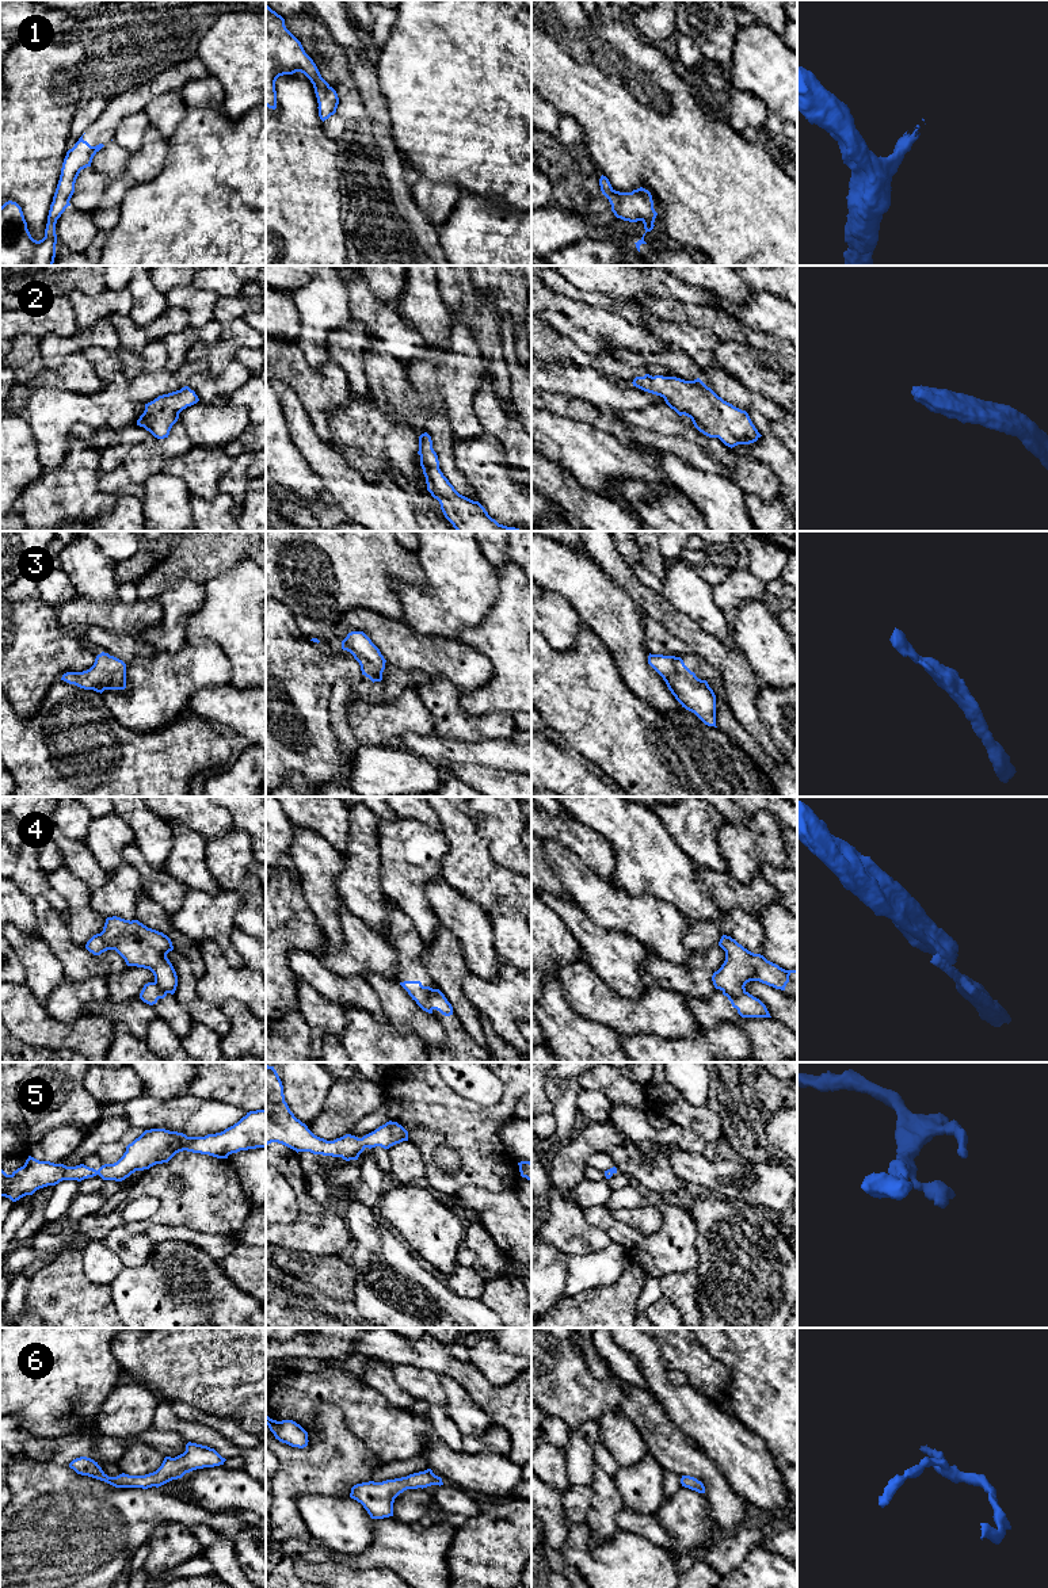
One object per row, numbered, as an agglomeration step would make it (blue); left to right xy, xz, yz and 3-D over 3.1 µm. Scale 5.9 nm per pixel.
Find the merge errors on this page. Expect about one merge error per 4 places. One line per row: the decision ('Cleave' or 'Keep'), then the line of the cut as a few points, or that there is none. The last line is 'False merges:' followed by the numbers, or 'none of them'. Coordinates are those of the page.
1: Keep. No split
2: Keep. No split
3: Keep. No split
4: Cleave. Split along yz (723, 991), (728, 993), (744, 992)
5: Keep. No split
6: Keep. No split
False merges: 4

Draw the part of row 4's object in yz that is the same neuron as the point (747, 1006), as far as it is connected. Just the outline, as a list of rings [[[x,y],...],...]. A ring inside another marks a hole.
[[[723,992],[723,995],[728,997],[732,1007],[738,1009],[738,1014],[742,1018],[771,1018],[766,1005],[748,992],[739,995],[728,995]]]

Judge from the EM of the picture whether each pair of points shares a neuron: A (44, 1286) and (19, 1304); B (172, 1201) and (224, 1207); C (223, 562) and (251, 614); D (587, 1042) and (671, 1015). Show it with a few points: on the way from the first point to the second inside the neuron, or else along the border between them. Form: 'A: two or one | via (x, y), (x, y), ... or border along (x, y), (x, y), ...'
A: two | border along (27, 1275), (27, 1300), (25, 1306)
B: one | via (185, 1201), (212, 1201)
C: two | border along (251, 560), (239, 560), (202, 586)
D: two | border along (589, 1018), (610, 1026), (620, 1035)

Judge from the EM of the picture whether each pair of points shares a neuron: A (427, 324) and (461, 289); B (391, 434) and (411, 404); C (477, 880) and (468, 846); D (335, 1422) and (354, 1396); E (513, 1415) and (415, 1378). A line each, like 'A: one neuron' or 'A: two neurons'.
A: two neurons
B: two neurons
C: one neuron
D: two neurons
E: two neurons

